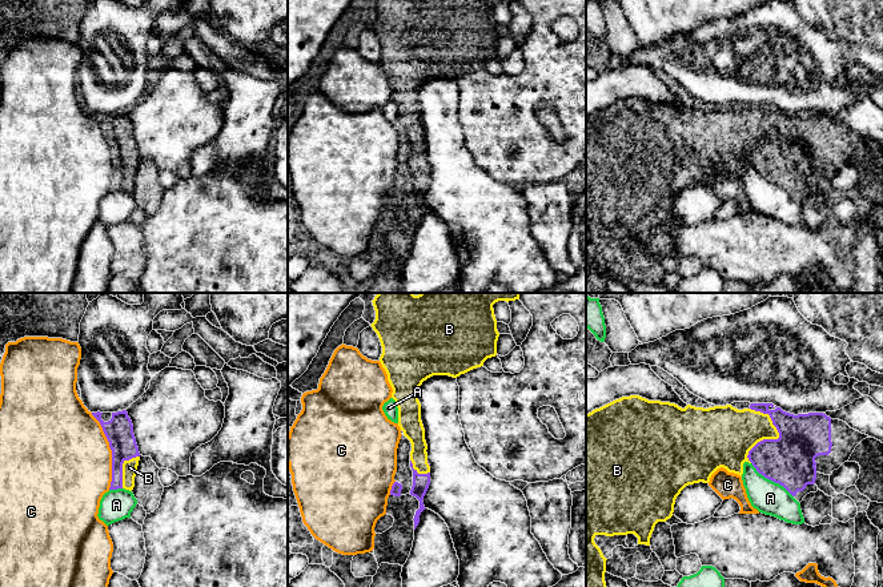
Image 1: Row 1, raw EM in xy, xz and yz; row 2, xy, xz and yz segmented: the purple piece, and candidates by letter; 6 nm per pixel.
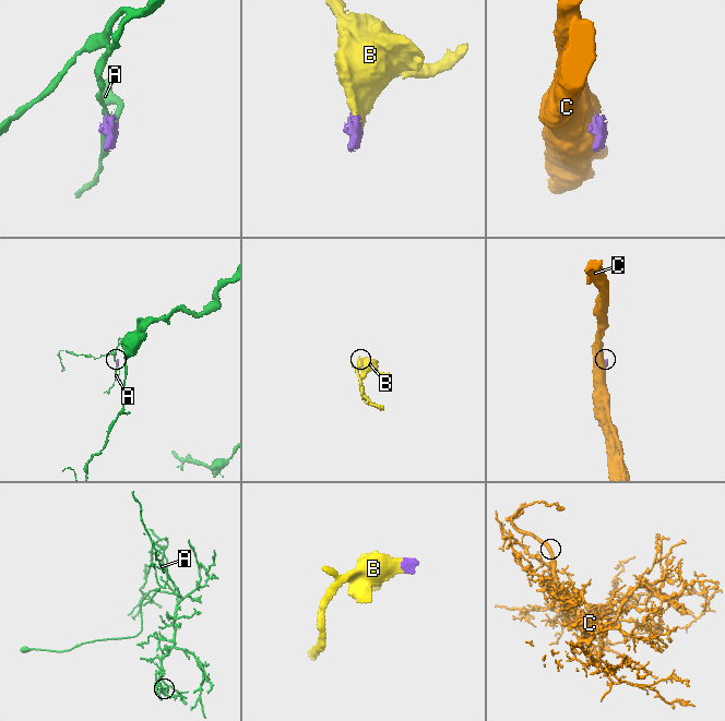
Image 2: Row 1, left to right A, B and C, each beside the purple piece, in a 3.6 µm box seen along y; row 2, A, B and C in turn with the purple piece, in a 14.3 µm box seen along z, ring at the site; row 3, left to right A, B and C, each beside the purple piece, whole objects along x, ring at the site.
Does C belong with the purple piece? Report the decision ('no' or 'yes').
no

